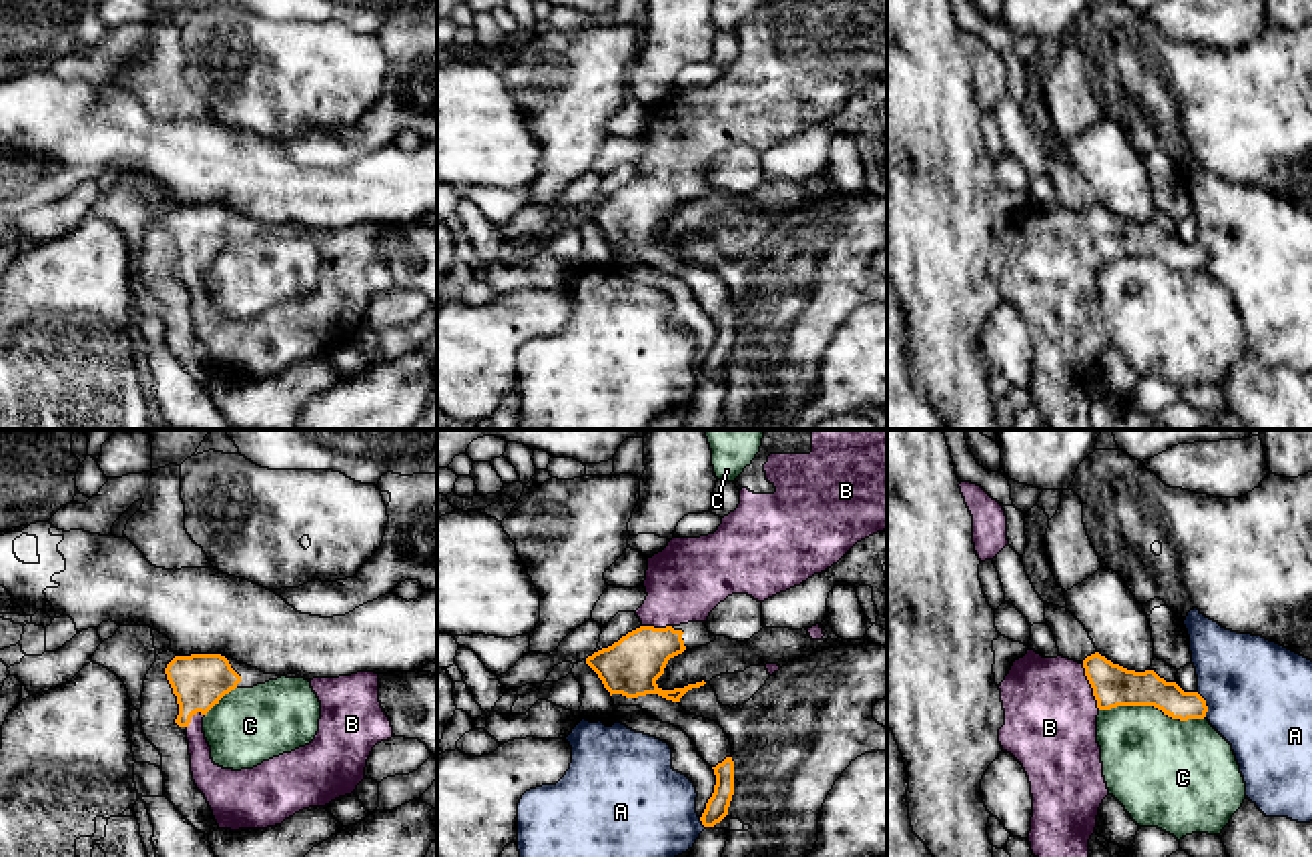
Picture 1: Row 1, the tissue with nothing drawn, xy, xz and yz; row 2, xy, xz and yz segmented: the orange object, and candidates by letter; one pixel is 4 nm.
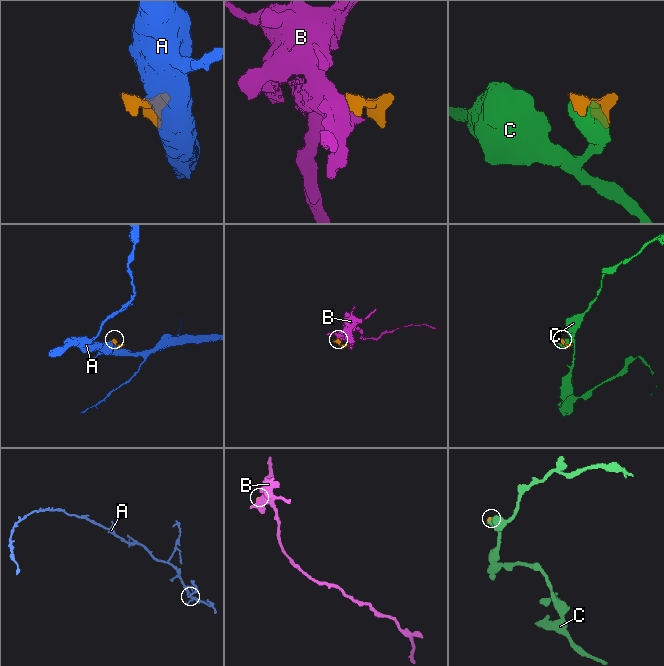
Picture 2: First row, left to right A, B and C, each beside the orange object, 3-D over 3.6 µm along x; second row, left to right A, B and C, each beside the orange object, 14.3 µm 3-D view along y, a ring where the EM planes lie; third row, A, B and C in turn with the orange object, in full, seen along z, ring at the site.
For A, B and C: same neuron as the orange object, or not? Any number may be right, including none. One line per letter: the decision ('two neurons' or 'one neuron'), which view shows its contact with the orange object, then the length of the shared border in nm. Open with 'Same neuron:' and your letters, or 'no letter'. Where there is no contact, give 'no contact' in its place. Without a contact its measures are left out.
Same neuron: B
A: two neurons; meets orange in yz; contact 110 nm long
B: one neuron; meets orange in yz; contact 200 nm long
C: two neurons; meets orange in yz; contact 420 nm long

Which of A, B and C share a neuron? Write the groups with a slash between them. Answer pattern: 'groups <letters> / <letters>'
groups A / B / C

